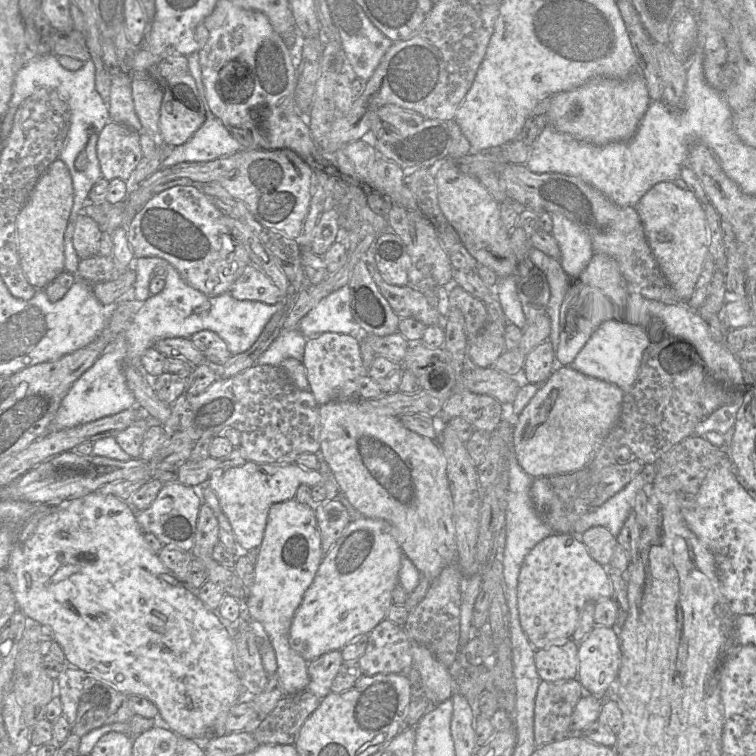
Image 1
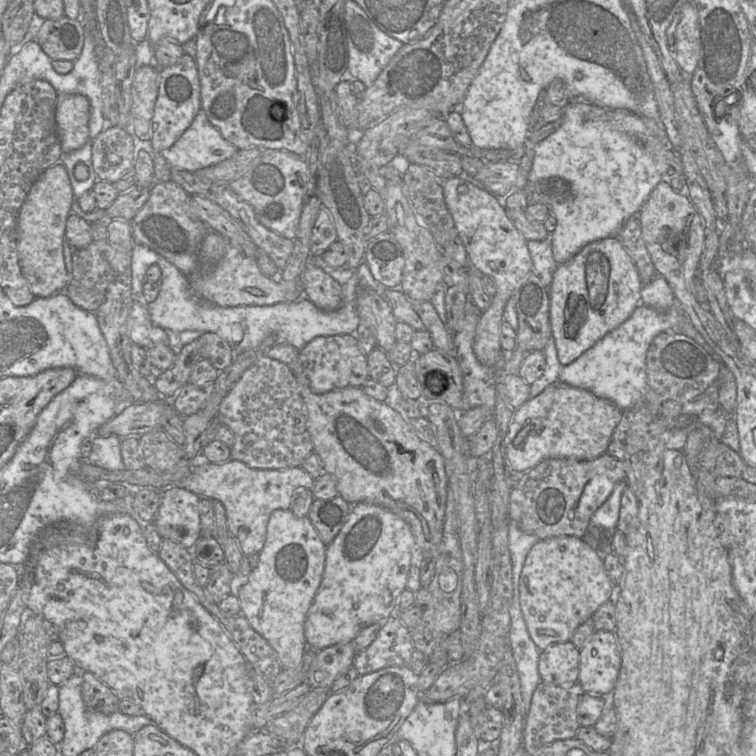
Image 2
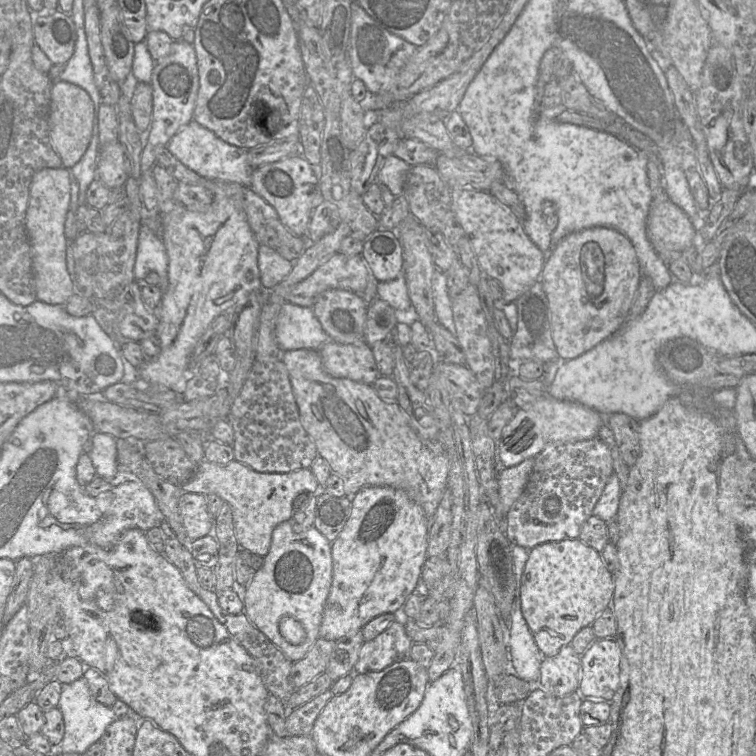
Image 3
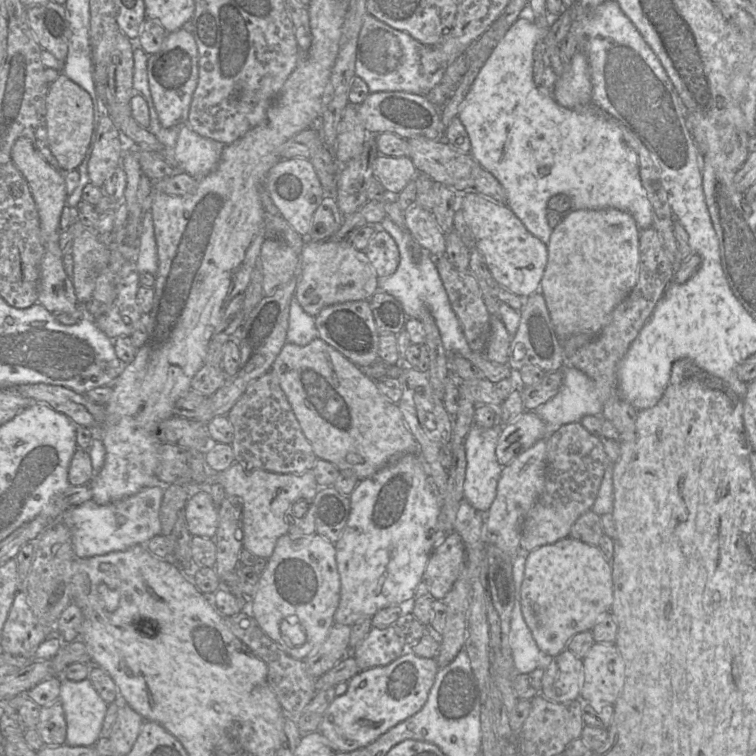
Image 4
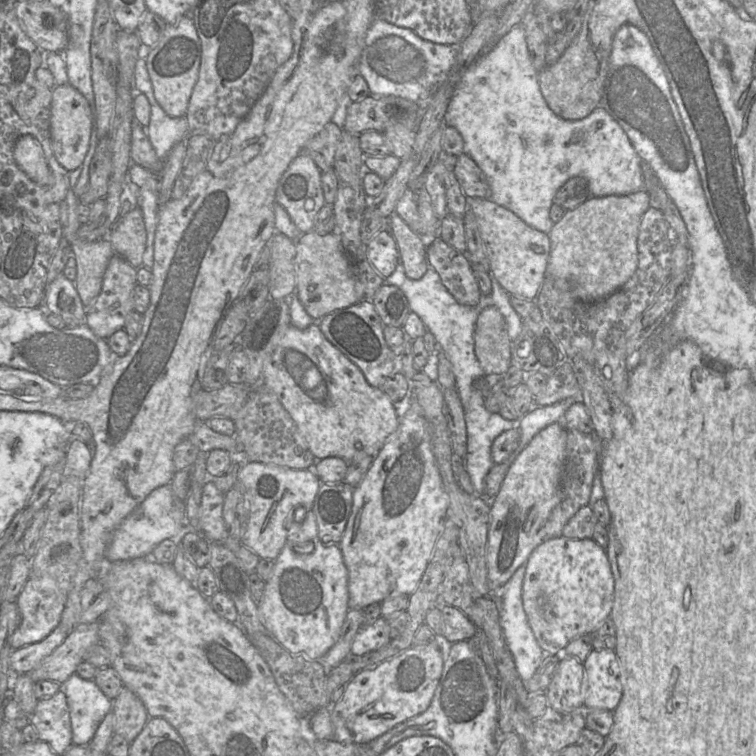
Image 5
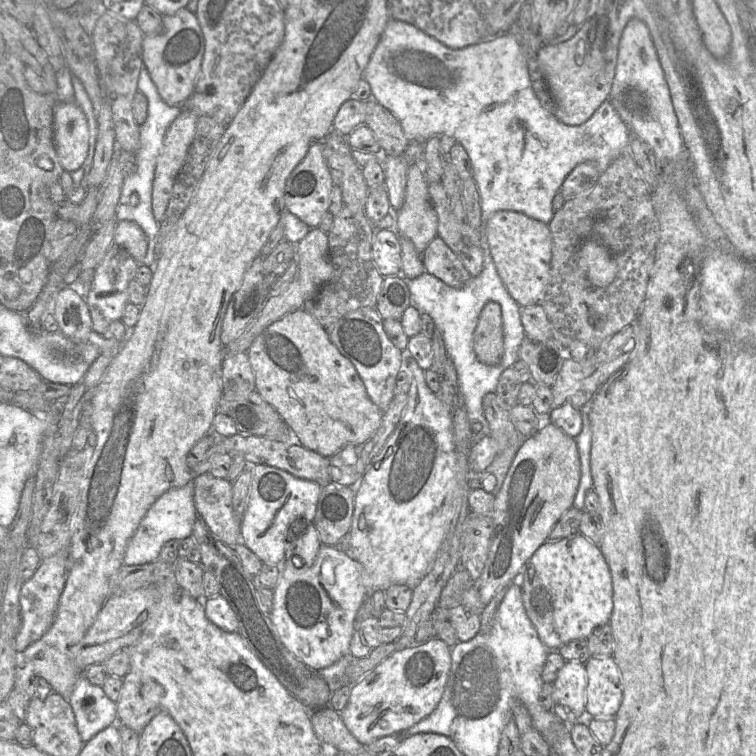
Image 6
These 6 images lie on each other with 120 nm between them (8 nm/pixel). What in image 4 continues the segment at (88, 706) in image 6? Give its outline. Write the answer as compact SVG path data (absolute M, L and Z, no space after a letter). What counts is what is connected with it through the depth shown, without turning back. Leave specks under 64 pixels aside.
M61 678L59 700L66 724L66 743L70 746L93 747L102 735L108 705L89 679L72 681Z

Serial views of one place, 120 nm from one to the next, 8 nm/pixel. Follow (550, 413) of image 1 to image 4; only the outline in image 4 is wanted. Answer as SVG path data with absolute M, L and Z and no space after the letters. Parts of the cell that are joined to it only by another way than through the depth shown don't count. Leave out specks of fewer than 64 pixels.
M525 410L513 423L502 428L496 446L498 463L504 467L537 440L547 437L545 422L531 410Z

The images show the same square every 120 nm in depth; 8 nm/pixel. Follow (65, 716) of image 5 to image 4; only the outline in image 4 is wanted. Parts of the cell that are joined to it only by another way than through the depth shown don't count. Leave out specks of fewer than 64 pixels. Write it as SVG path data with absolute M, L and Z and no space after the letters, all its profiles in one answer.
M60 700L40 709L35 728L45 745L60 746L66 743L67 724Z

